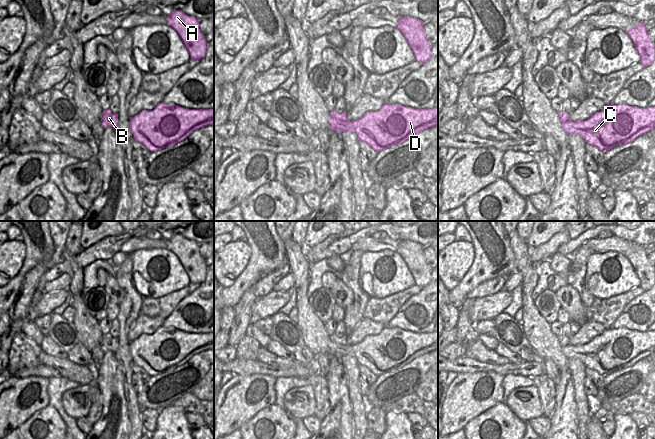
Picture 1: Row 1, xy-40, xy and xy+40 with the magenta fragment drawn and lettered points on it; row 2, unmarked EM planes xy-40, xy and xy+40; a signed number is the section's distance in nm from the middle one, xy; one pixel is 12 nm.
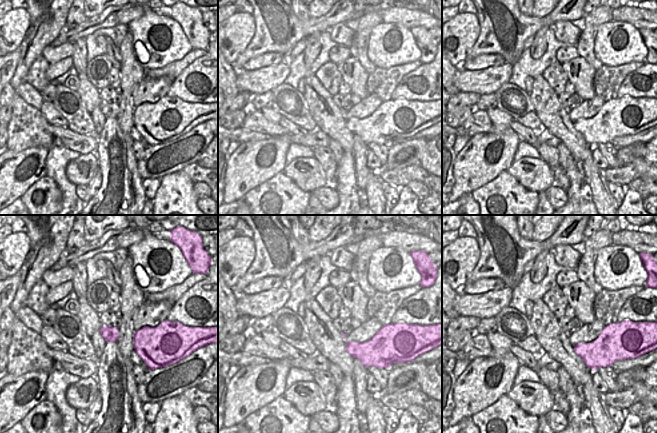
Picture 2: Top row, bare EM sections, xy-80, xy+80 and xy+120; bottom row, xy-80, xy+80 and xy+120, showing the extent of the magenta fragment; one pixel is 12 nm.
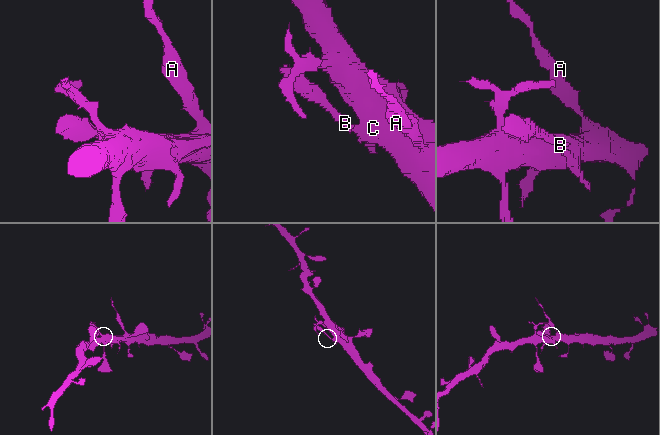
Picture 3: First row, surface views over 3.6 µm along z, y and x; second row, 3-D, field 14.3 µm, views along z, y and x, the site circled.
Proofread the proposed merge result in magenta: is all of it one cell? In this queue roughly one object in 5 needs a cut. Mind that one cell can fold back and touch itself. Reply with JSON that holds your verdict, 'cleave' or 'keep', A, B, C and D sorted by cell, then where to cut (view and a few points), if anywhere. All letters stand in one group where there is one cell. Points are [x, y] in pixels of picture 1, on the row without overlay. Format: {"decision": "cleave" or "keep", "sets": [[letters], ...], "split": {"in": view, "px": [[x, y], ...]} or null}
{"decision": "keep", "sets": [["A", "B", "C", "D"]], "split": null}

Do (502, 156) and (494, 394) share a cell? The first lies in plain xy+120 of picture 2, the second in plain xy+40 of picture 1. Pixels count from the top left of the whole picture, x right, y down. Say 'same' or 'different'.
same

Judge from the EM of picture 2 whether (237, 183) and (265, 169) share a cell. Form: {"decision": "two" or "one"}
{"decision": "one"}

